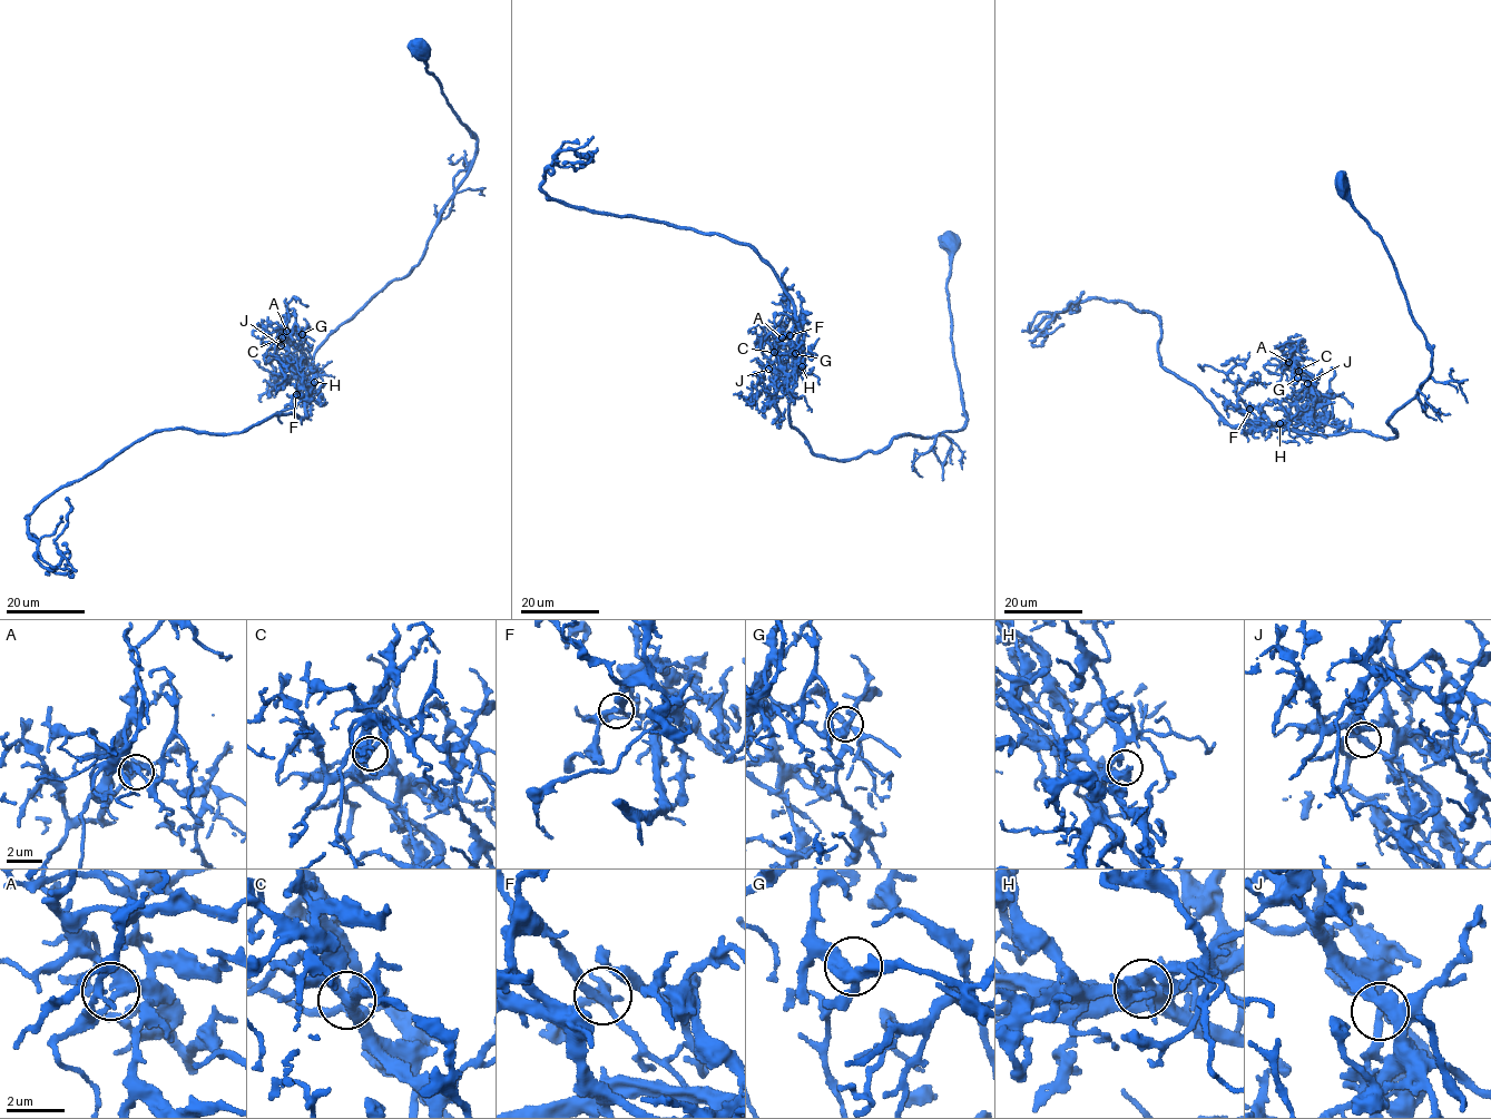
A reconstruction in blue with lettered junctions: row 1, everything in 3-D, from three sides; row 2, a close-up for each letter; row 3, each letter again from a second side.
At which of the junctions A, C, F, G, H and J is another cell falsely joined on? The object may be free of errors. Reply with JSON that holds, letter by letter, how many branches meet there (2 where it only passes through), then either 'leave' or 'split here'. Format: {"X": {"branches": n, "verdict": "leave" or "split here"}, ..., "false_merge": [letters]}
{"A": {"branches": 3, "verdict": "leave"}, "C": {"branches": 3, "verdict": "leave"}, "F": {"branches": 3, "verdict": "leave"}, "G": {"branches": 3, "verdict": "leave"}, "H": {"branches": 3, "verdict": "leave"}, "J": {"branches": 3, "verdict": "leave"}, "false_merge": []}

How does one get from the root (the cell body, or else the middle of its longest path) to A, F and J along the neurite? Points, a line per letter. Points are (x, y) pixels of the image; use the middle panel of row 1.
A: (950, 239), (963, 430), (902, 435), (845, 461), (814, 453), (791, 425), (793, 385), (768, 367), (782, 337)
F: (950, 239), (947, 291), (963, 430), (902, 435), (845, 461), (814, 453), (791, 425), (790, 335)
J: (950, 239), (963, 430), (902, 435), (849, 460), (817, 454), (791, 425), (793, 385), (769, 369)

